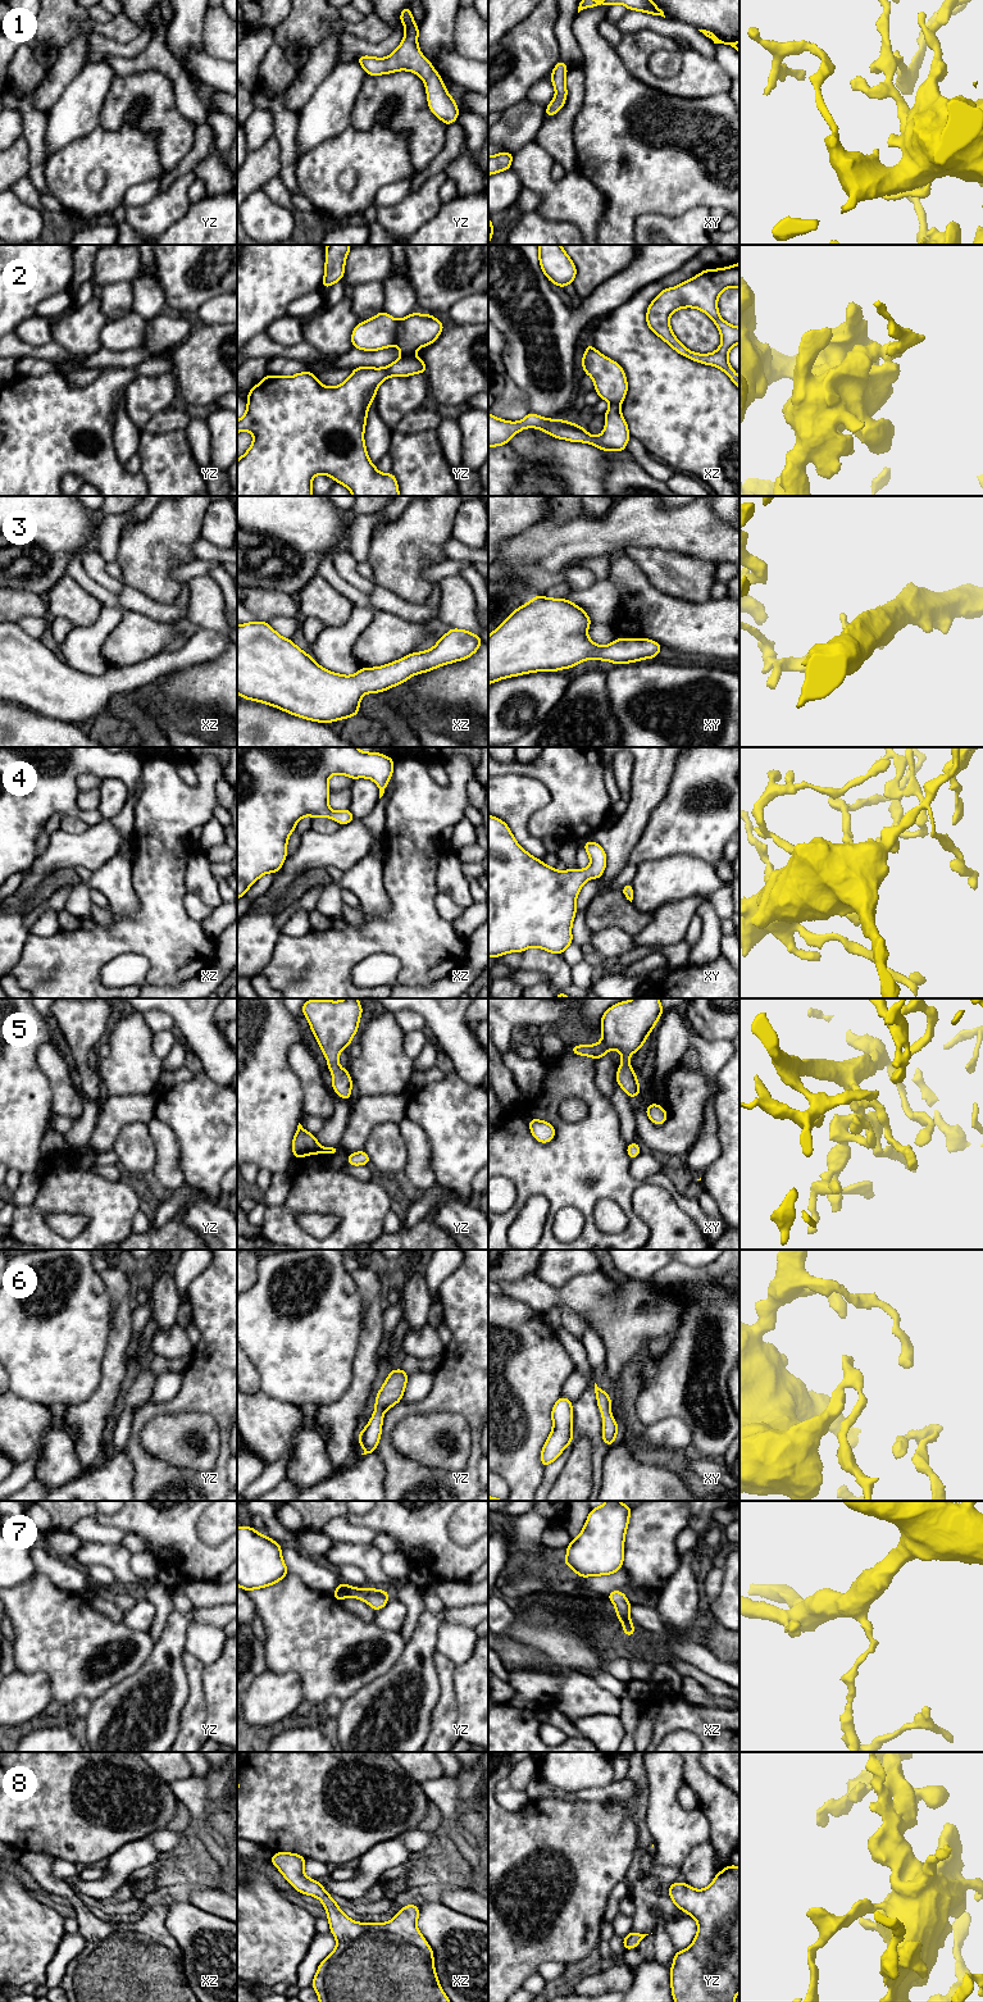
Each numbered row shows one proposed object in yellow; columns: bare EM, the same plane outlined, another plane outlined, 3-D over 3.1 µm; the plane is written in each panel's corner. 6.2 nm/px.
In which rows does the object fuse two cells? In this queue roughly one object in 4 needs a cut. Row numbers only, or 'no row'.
2

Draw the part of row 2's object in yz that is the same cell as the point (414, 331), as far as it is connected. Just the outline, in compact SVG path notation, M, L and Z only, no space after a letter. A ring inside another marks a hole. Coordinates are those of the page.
M411 313L397 320L395 345L402 355L411 355L423 346L429 346L445 326L431 314Z

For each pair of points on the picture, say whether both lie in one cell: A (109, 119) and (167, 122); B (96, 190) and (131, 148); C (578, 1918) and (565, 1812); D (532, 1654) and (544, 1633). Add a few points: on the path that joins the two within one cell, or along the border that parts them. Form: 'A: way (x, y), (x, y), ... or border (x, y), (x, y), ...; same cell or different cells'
A: way (126, 103), (137, 91), (146, 91), (159, 105); same cell
B: way (99, 180), (121, 158); same cell
C: way (578, 1892), (577, 1869), (565, 1852), (565, 1838); same cell
D: border (506, 1638), (536, 1647), (558, 1668); different cells

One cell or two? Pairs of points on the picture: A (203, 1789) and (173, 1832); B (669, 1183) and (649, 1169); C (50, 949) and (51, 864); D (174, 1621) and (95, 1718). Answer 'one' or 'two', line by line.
A: two
B: two
C: two
D: one

